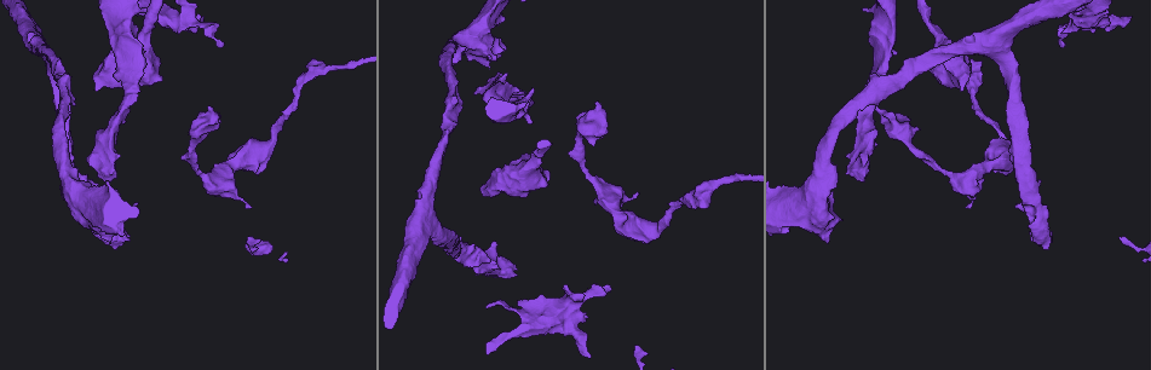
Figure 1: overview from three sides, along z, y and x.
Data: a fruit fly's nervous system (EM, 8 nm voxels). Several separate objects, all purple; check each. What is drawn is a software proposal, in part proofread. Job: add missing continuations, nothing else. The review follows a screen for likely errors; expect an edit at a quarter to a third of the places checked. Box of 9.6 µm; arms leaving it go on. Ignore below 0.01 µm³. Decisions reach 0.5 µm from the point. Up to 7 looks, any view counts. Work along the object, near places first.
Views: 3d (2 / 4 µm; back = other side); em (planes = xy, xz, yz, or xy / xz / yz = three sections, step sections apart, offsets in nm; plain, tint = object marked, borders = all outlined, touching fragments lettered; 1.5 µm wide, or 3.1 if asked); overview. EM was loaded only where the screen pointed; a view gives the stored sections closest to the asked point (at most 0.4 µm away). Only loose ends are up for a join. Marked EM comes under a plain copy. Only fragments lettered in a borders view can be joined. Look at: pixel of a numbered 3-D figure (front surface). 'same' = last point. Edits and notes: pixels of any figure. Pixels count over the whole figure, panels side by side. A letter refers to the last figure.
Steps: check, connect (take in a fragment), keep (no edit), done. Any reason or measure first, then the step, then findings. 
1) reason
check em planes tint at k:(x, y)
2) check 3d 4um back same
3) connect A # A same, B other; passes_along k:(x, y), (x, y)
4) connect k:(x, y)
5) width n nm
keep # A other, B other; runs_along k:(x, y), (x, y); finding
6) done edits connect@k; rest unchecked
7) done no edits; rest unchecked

stops while still wide
check 3d 2um at 1:(97, 90)

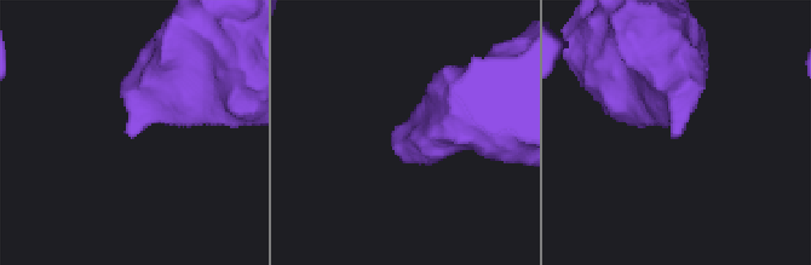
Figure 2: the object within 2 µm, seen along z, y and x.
need the tissue
check em planes borders at 2:(400, 132)

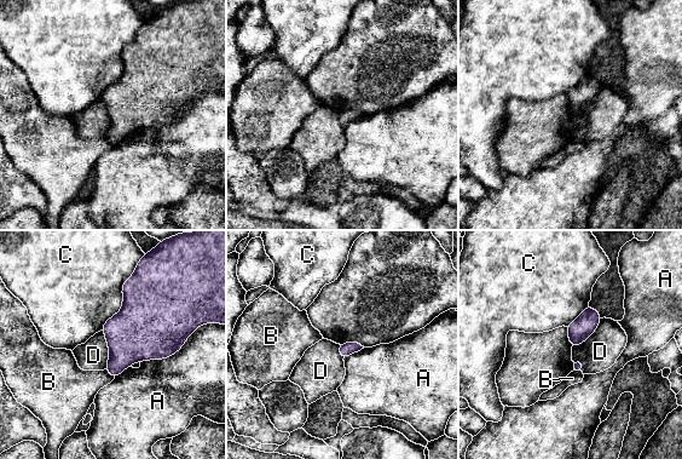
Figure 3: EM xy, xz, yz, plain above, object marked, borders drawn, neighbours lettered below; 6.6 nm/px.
keep # A other, B other, C other, D other; border 3:(100, 331), (109, 353), (105, 368); no lettered fragment goes on from it

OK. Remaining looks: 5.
free end
check 3d 2um at 1:(223, 44)

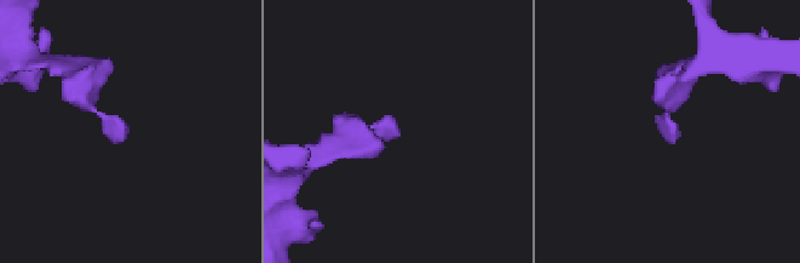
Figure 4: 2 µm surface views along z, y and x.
now the EM
check em xz step 4 tint at 4:(128, 131)

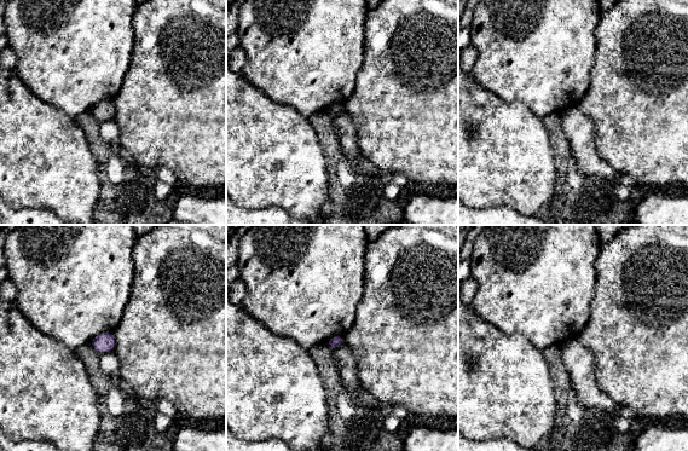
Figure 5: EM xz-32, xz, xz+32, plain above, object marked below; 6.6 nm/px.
check em planes borders same

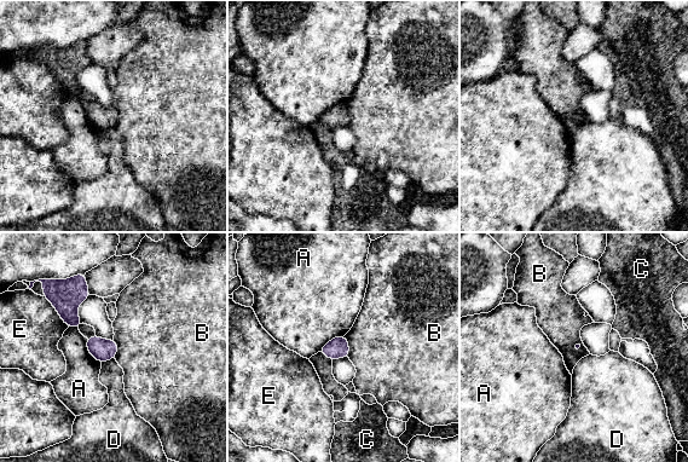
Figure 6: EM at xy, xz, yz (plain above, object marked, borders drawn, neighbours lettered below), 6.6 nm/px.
keep # A other, B other, C other, D other, E other; border 6:(344, 335), (350, 350), (348, 357); none of them fits

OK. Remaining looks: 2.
branch stops here
check 3d 2um at 1:(146, 10)

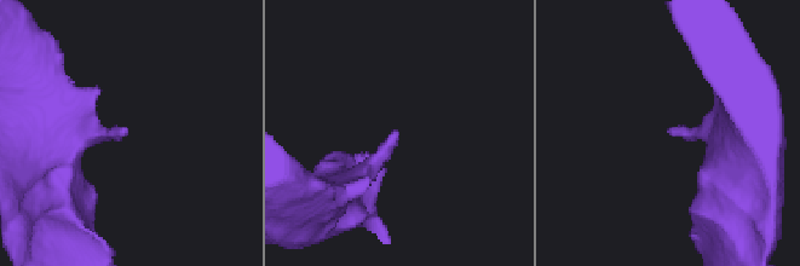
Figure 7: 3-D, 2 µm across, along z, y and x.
now the EM
check em xz step 8 borders at 7:(397, 131)

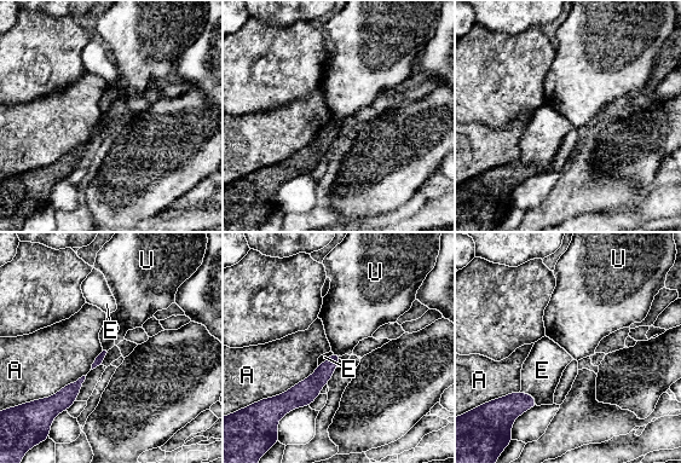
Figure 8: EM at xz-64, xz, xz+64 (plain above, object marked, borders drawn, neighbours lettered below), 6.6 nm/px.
keep # A other, E other, U other; runs_along 8:(336, 357), (300, 395), (286, 395); no lettered fragment goes on from it

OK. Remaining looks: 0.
done no edits; rest unchecked

